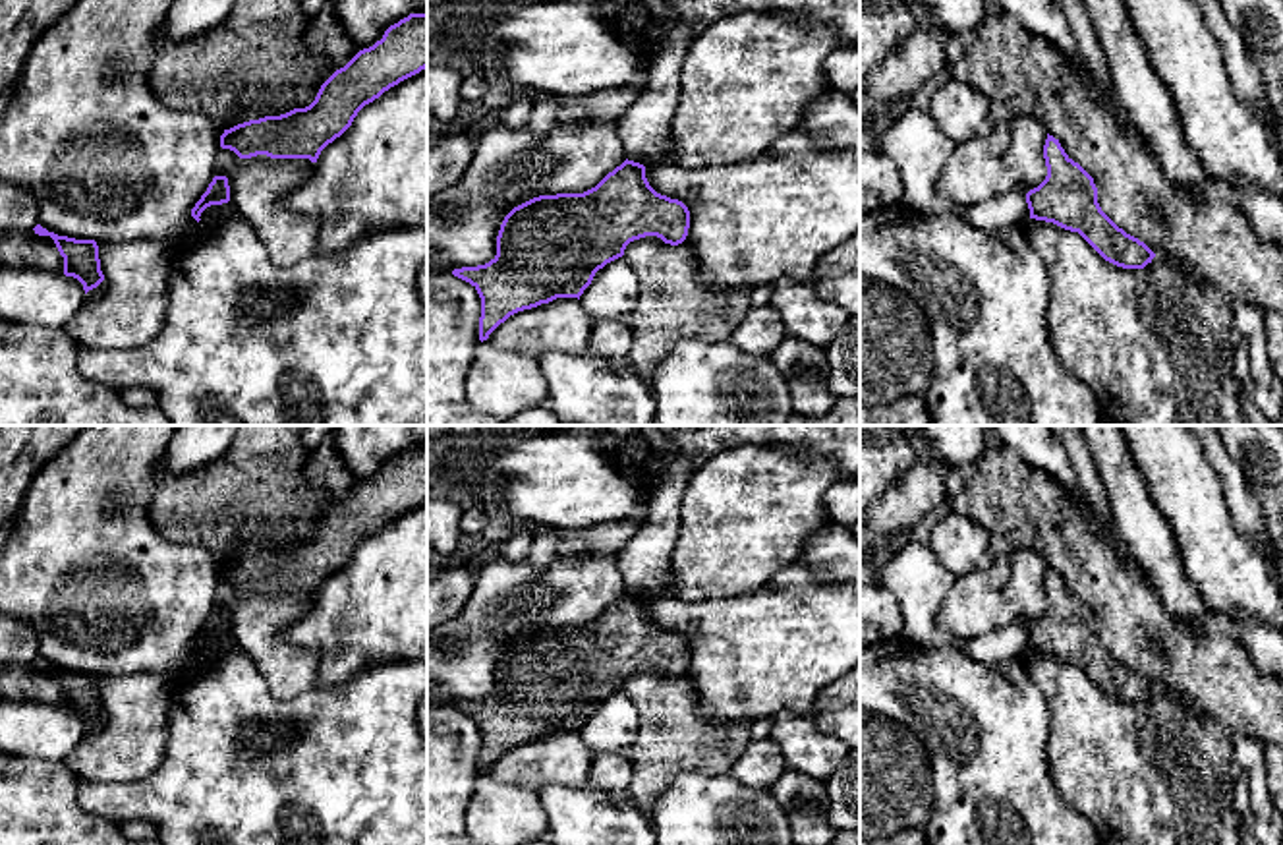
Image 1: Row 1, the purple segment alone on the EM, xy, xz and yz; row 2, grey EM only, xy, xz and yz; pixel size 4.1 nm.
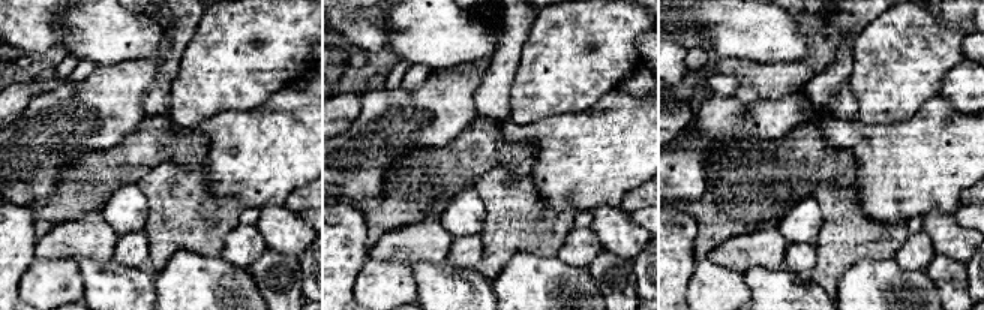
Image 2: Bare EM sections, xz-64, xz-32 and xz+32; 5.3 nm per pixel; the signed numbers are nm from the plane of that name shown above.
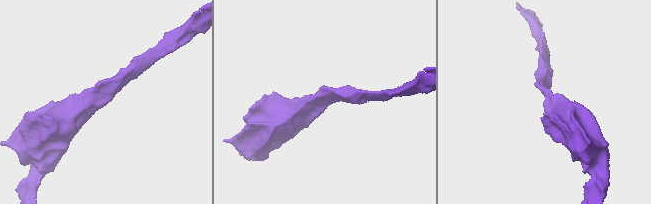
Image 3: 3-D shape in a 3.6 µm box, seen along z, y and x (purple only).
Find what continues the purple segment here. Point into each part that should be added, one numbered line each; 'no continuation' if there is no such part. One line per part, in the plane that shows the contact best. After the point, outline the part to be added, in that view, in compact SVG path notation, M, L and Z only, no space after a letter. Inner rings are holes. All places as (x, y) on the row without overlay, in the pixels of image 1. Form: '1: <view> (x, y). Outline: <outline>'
no continuation

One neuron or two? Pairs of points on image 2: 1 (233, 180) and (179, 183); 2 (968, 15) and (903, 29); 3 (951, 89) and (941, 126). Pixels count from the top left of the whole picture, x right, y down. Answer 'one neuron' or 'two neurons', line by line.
1: two neurons
2: two neurons
3: two neurons

